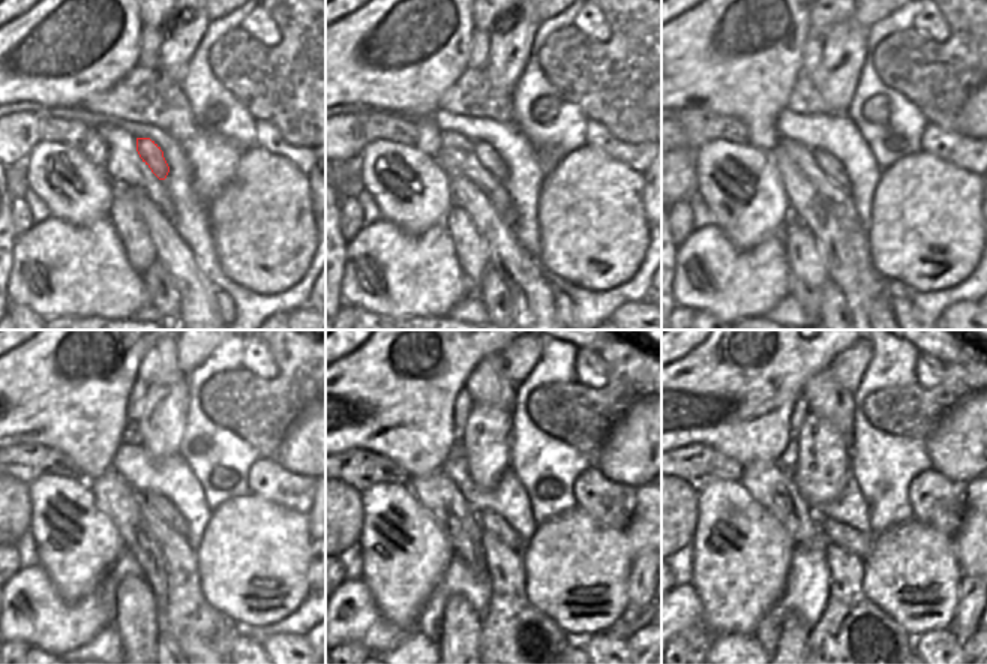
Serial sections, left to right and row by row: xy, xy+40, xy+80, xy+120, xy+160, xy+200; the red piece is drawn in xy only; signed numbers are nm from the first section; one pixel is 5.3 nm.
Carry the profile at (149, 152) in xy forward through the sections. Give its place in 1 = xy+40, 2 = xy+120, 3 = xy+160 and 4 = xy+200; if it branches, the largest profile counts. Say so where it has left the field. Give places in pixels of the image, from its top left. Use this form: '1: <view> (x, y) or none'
1: xy+40 (491, 161)
2: xy+120 (161, 505)
3: xy+160 (491, 522)
4: xy+200 (837, 532)

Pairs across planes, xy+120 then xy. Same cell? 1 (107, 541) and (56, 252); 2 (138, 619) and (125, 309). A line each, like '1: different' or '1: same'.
1: different
2: different

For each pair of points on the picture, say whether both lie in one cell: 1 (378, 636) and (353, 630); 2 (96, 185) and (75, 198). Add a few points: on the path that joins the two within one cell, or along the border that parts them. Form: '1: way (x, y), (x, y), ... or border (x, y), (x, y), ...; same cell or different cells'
1: way (372, 630), (359, 630); same cell
2: way (92, 189), (80, 195); same cell

